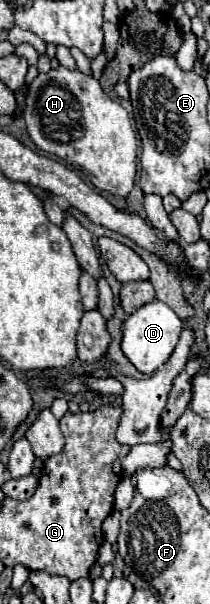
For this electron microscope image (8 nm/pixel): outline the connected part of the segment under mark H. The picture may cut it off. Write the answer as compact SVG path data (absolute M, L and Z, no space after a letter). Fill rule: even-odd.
M62 65L48 73L40 73L30 83L24 121L28 135L38 149L88 173L88 179L96 189L122 199L130 195L138 169L136 135L126 109L114 103L94 77L84 75L78 69L64 69Z

